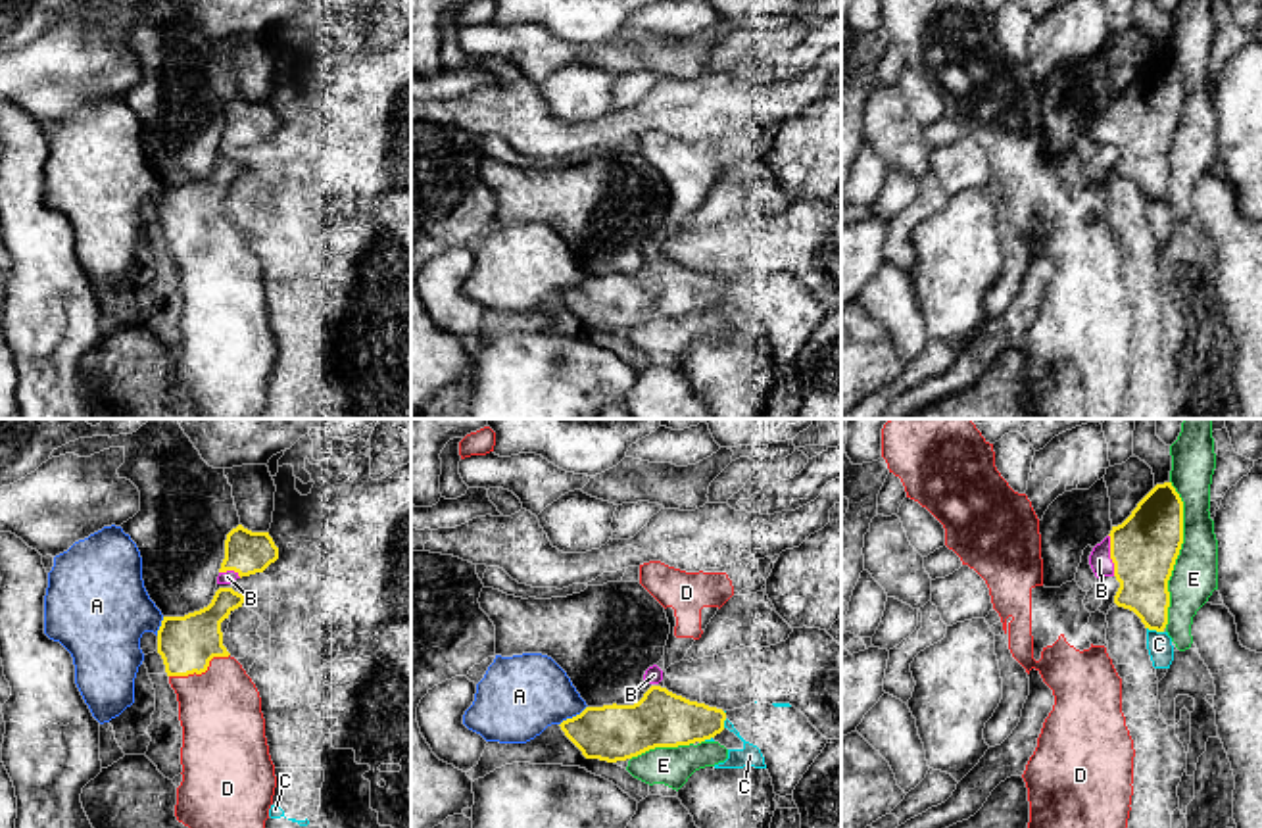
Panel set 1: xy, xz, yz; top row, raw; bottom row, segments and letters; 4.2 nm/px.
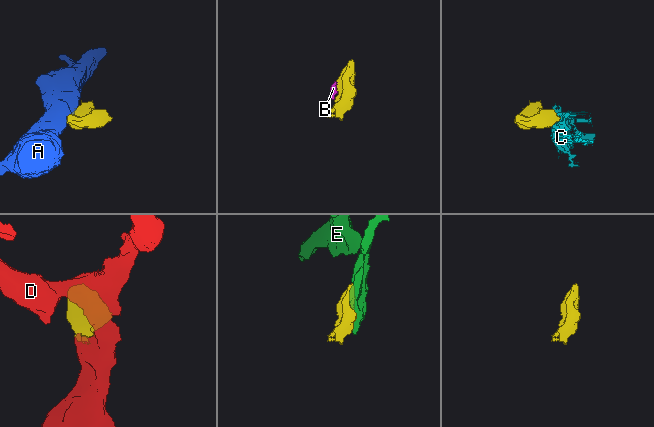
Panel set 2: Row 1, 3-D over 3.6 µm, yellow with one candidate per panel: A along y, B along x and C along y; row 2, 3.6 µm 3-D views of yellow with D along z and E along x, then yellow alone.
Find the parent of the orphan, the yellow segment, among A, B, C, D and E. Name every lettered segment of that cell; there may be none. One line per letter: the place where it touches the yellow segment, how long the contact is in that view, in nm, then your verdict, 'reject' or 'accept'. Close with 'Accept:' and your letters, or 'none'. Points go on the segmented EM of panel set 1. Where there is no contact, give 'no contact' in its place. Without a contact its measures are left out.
A: xz (573, 717) | 150 nm | reject
B: yz (1111, 556) | 180 nm | accept
C: yz (1155, 629) | 80 nm | reject
D: xy (200, 673) | 280 nm | accept
E: yz (1178, 554) | 600 nm | reject
Accept: B, D

